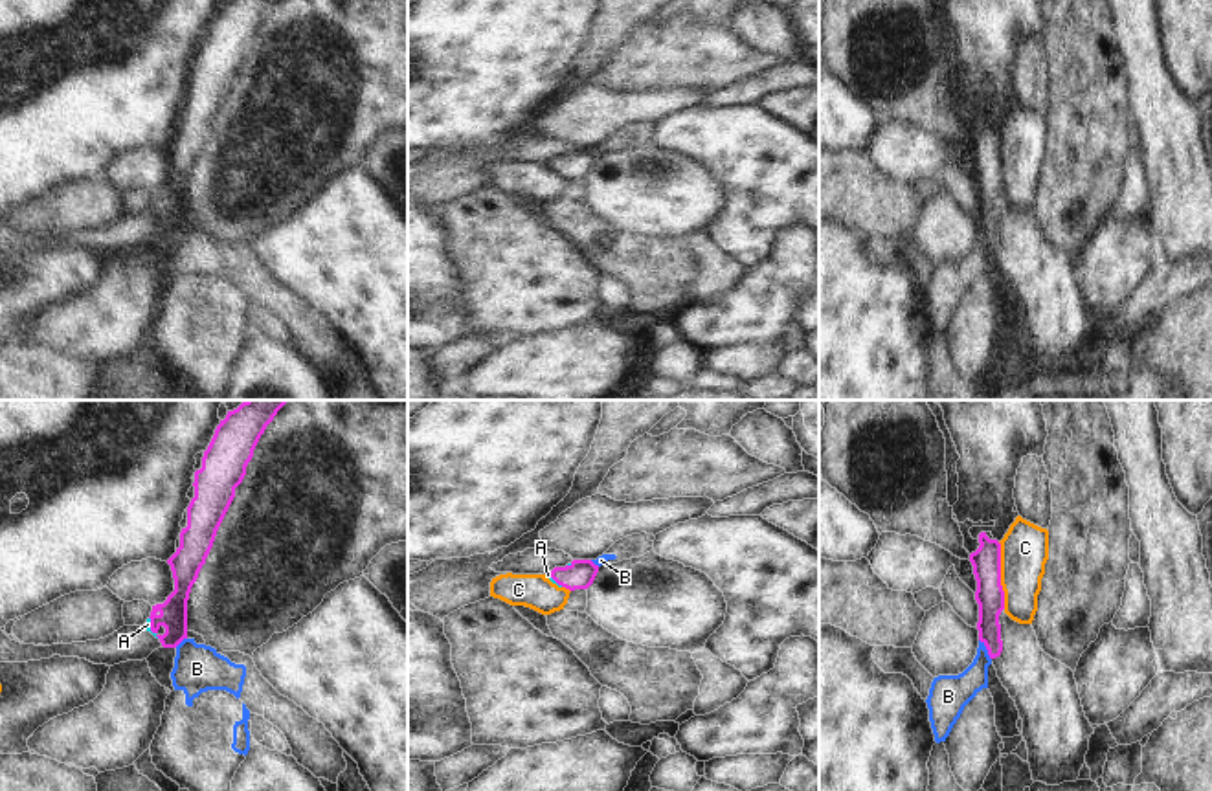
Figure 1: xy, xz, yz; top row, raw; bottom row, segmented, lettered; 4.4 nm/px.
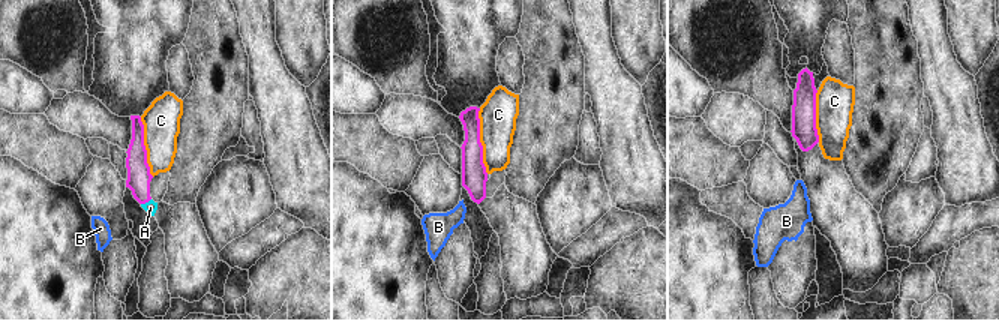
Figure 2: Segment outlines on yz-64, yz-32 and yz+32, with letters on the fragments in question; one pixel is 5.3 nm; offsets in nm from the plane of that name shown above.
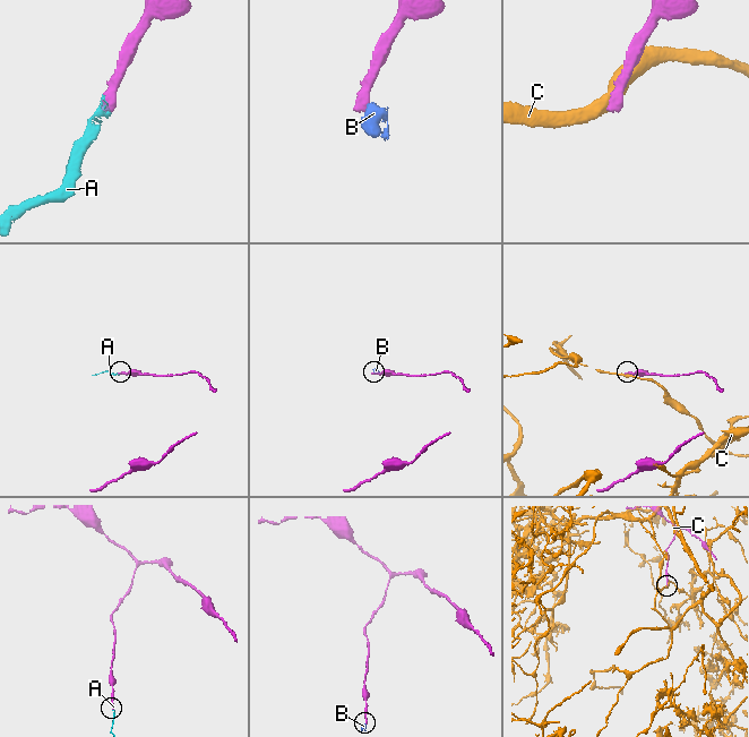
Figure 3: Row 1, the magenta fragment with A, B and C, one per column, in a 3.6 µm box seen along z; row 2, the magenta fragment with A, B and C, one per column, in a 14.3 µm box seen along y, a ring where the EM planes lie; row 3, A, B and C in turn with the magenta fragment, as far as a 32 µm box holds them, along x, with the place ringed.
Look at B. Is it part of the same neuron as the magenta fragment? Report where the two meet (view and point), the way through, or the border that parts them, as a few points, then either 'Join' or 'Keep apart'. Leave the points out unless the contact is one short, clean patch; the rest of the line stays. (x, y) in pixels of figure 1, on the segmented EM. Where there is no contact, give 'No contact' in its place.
Touches magenta at yz (987, 648). Boundary: yz (979, 639), (990, 659). Keep apart

